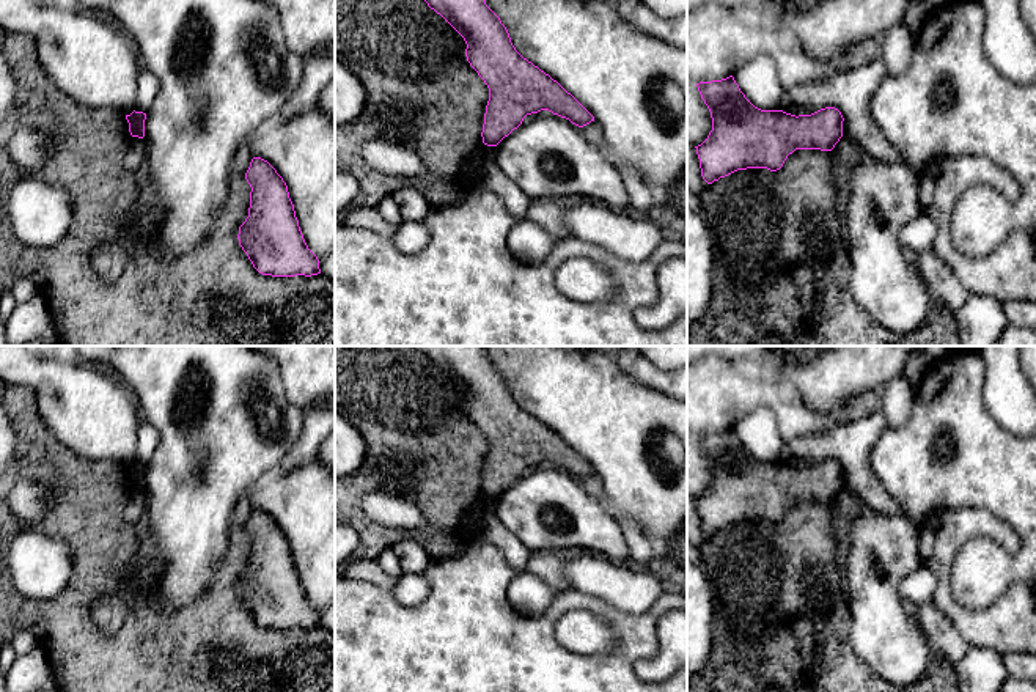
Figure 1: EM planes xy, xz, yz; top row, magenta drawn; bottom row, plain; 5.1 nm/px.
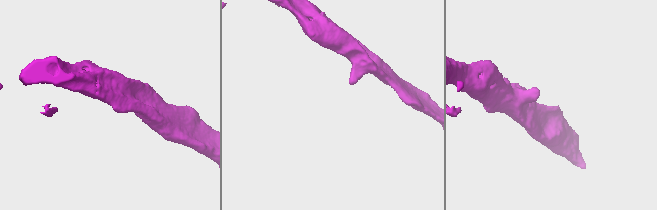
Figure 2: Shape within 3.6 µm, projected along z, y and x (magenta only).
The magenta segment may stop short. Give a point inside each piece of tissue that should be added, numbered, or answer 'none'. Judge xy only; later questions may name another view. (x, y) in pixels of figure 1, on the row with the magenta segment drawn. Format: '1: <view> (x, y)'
none

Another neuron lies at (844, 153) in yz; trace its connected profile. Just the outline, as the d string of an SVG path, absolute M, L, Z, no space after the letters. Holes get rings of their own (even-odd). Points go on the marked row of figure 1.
M841 137L830 154L846 171L860 164L857 143L850 137Z

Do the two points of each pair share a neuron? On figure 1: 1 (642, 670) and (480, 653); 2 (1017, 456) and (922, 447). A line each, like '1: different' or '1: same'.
1: different
2: same

